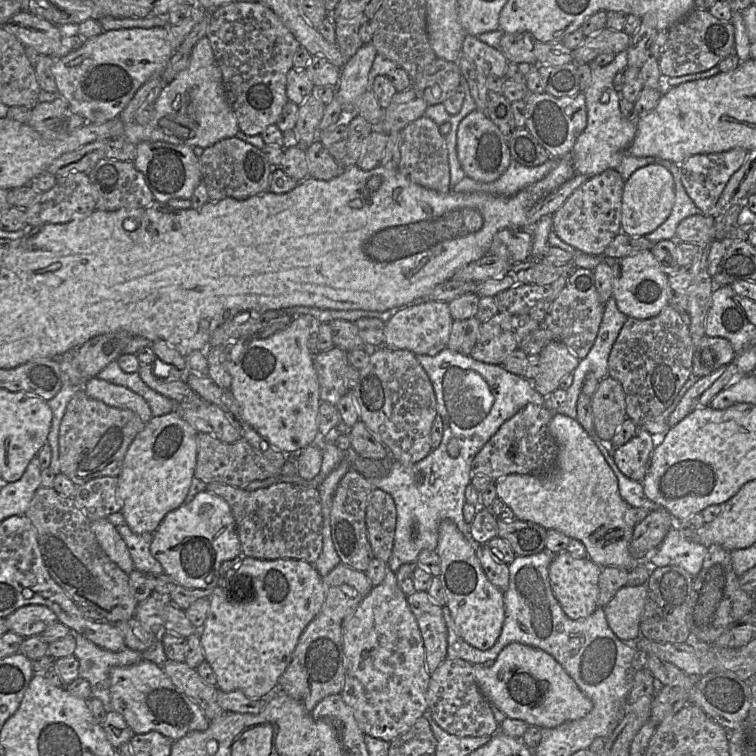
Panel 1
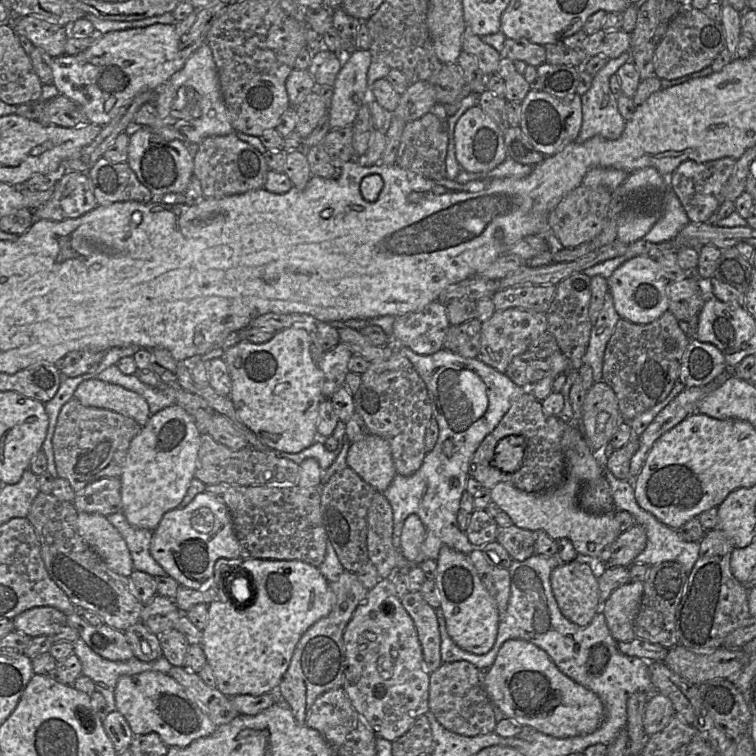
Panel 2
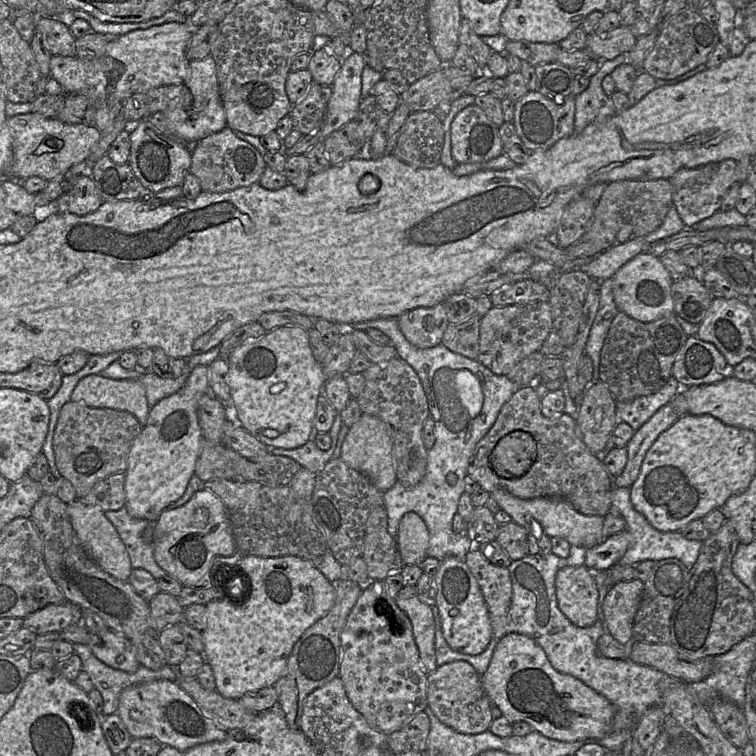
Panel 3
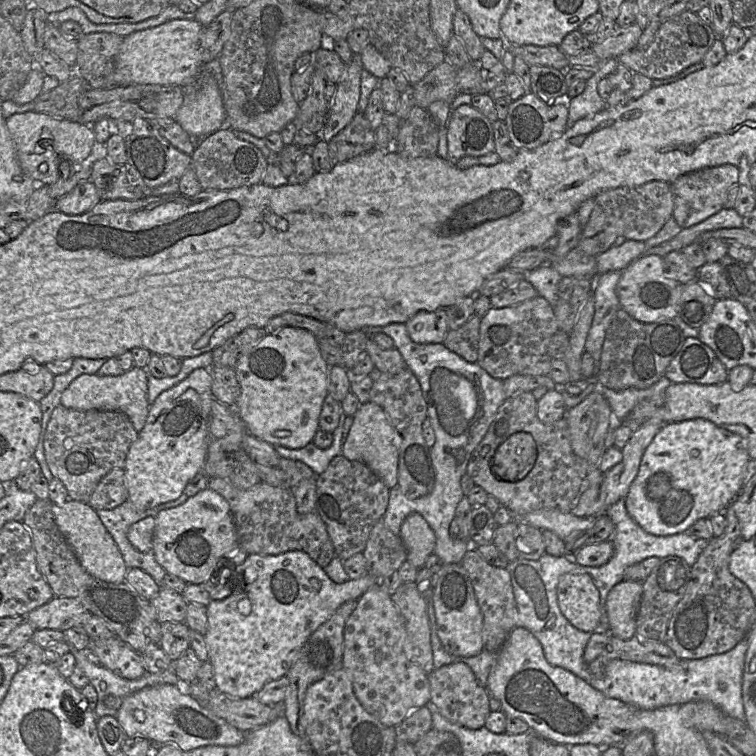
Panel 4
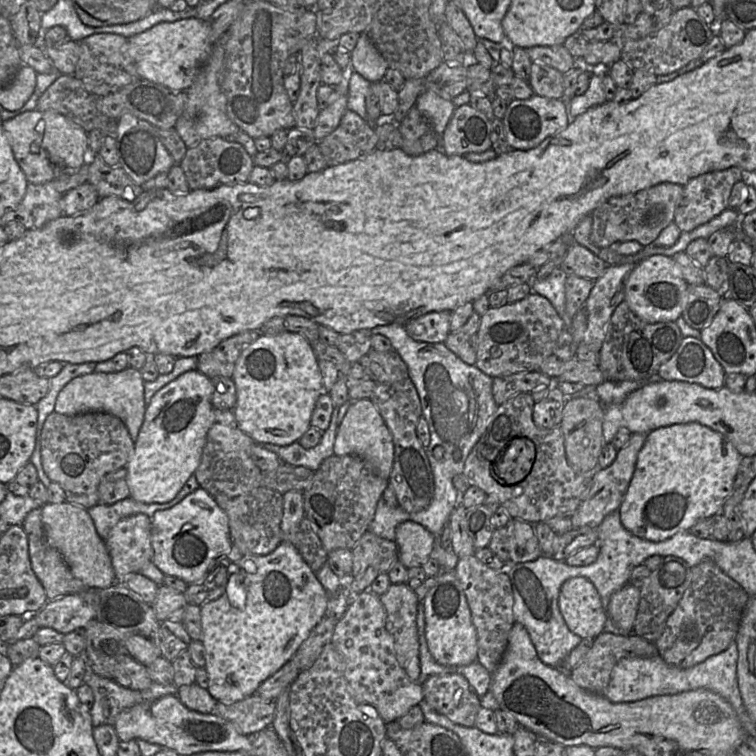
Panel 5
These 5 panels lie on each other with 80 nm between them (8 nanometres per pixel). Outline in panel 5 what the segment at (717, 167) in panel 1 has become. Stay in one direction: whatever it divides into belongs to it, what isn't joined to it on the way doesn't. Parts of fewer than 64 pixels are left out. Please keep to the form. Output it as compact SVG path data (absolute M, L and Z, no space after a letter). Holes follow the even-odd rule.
M735 166L725 170L707 172L690 179L684 185L683 198L675 210L673 222L681 232L687 232L710 221L728 208L732 187L741 179L742 169Z

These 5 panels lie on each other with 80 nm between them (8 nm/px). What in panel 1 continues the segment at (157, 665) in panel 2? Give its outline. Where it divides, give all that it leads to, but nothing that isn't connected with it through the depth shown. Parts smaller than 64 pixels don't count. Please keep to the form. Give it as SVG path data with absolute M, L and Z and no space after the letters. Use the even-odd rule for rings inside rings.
M74 633L76 640L76 647L74 650L74 656L79 661L79 677L87 680L91 685L91 698L98 698L104 705L105 711L108 713L112 711L111 695L110 695L110 670L113 667L130 666L143 661L151 661L160 667L163 667L167 661L167 657L164 652L163 644L160 637L156 642L145 651L135 651L130 648L125 648L119 652L112 652L97 646L92 641L86 639L82 634Z

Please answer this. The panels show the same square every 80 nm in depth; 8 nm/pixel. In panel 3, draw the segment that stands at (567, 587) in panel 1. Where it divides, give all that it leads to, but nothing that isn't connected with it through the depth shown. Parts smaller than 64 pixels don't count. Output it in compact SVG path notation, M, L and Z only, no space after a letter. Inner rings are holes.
M585 565L561 568L555 588L559 609L574 625L589 627L598 620L599 592L593 571Z

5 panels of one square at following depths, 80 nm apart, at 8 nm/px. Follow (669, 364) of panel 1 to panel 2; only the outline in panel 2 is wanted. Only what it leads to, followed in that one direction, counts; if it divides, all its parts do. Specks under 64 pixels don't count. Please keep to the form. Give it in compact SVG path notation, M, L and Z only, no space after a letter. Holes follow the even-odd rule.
M670 310L648 324L620 318L609 339L603 361L602 380L615 392L622 420L636 416L665 400L679 381L680 361L690 338Z

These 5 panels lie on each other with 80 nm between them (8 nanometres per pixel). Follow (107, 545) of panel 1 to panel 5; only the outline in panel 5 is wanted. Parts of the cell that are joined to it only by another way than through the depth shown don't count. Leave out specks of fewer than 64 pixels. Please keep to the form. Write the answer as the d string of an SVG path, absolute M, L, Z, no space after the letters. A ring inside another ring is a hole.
M69 502L44 504L41 520L46 540L63 557L73 576L87 588L108 588L116 583L105 541L98 535L88 510Z

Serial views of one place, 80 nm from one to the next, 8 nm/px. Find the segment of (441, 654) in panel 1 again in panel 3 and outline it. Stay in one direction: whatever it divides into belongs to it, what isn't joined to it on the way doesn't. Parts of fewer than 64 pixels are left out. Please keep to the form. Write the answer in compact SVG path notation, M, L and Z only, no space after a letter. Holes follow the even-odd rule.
M404 586L395 601L411 621L421 664L430 674L438 667L435 654L436 626L431 606L420 599L416 586Z

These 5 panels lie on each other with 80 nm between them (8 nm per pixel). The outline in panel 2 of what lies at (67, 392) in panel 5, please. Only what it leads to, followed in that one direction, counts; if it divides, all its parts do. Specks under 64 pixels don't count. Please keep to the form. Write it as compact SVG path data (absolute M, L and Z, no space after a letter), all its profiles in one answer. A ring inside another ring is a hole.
M95 377L80 383L74 398L84 406L109 409L133 418L141 427L146 425L151 416L149 405L141 395Z

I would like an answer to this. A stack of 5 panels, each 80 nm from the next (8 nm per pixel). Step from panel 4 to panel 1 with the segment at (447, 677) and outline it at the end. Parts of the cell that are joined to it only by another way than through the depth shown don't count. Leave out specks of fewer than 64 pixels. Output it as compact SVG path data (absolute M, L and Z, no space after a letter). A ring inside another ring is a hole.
M447 658L431 673L427 703L428 710L437 725L451 735L491 737L499 730L499 724L491 710L491 704L477 684L473 665L463 659Z

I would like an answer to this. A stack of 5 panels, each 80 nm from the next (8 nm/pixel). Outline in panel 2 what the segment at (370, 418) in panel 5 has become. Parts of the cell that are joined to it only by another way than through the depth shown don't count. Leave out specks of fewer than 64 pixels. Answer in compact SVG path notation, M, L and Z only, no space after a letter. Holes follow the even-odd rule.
M373 434L350 444L346 463L380 493L389 487L397 474L390 445Z

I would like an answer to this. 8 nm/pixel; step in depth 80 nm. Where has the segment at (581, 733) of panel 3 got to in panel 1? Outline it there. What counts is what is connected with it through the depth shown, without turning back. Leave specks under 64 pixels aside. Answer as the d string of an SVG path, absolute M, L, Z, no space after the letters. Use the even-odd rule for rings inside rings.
M514 642L504 647L496 660L473 667L477 684L489 703L497 707L507 718L524 721L529 726L540 729L555 728L566 721L583 718L593 708L592 701L579 689L563 667L541 649Z

